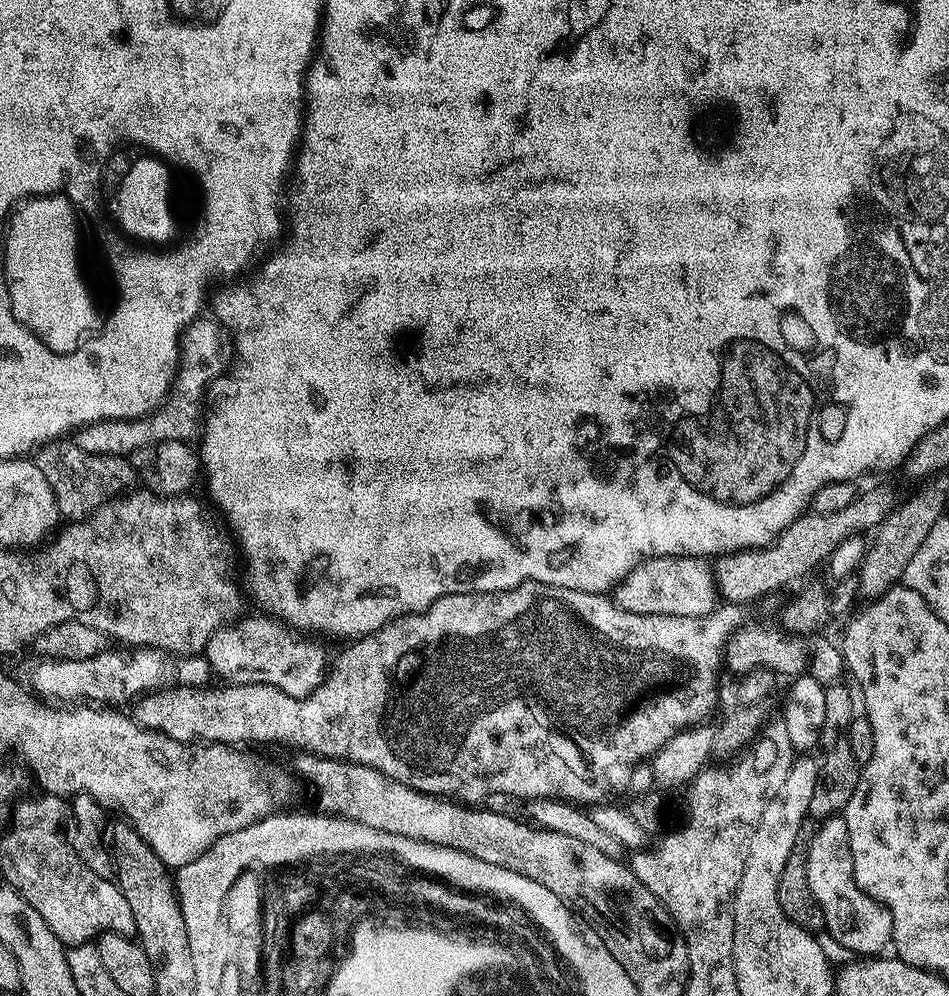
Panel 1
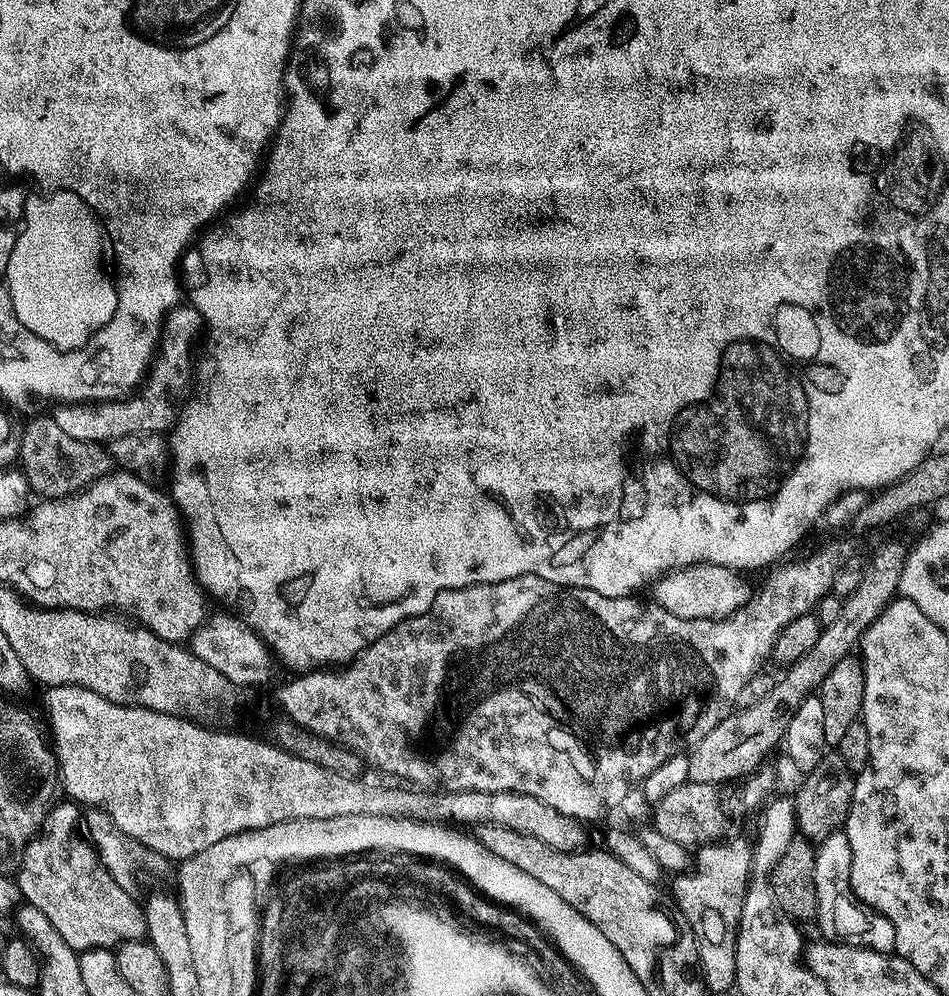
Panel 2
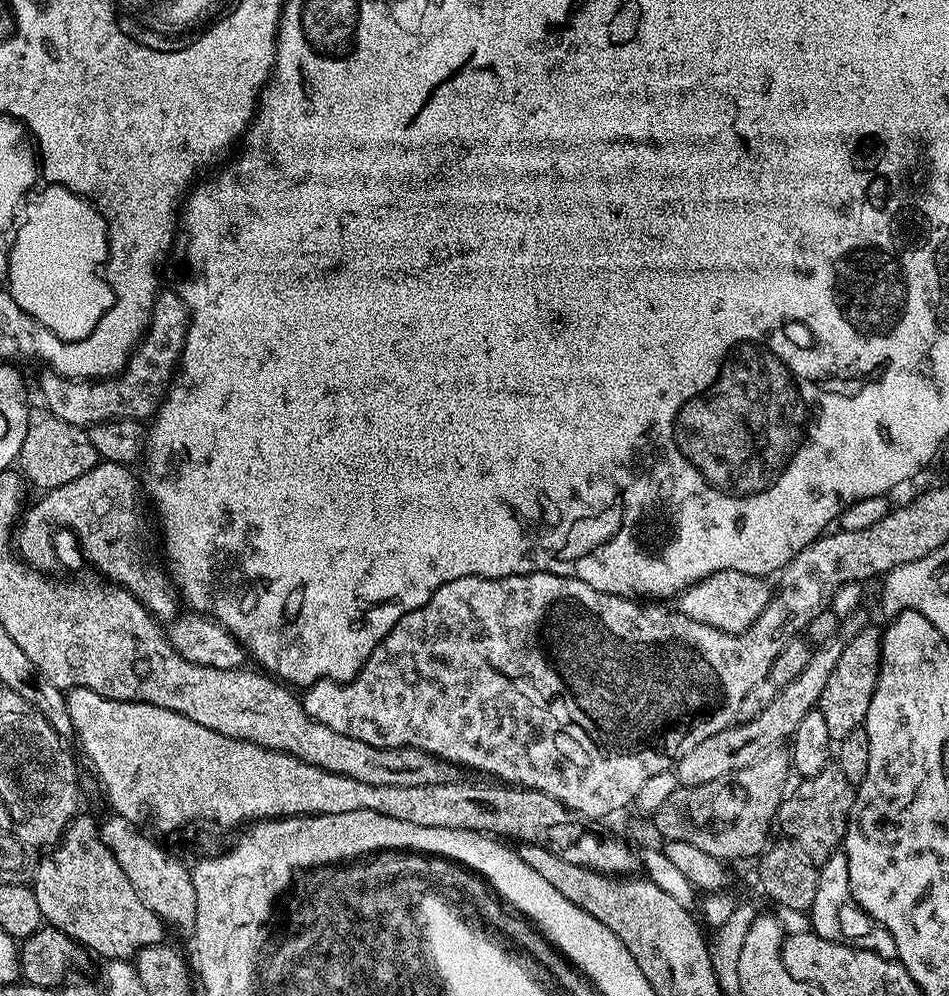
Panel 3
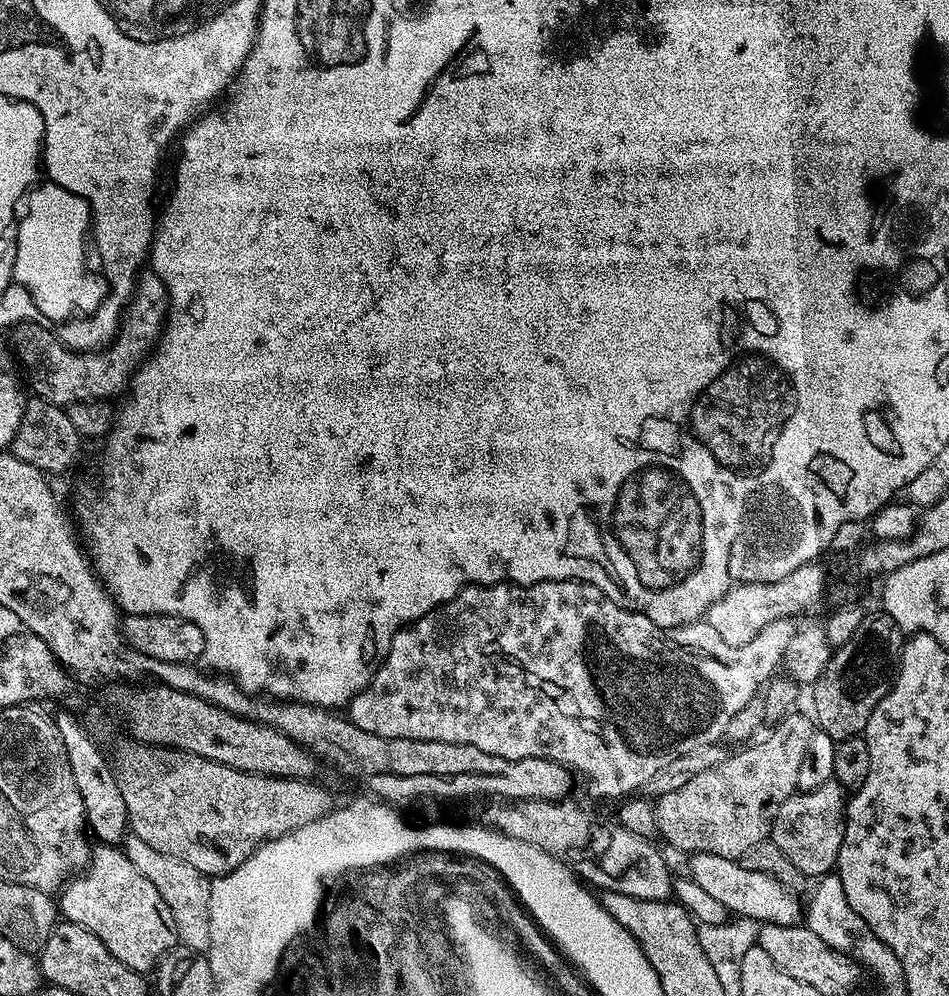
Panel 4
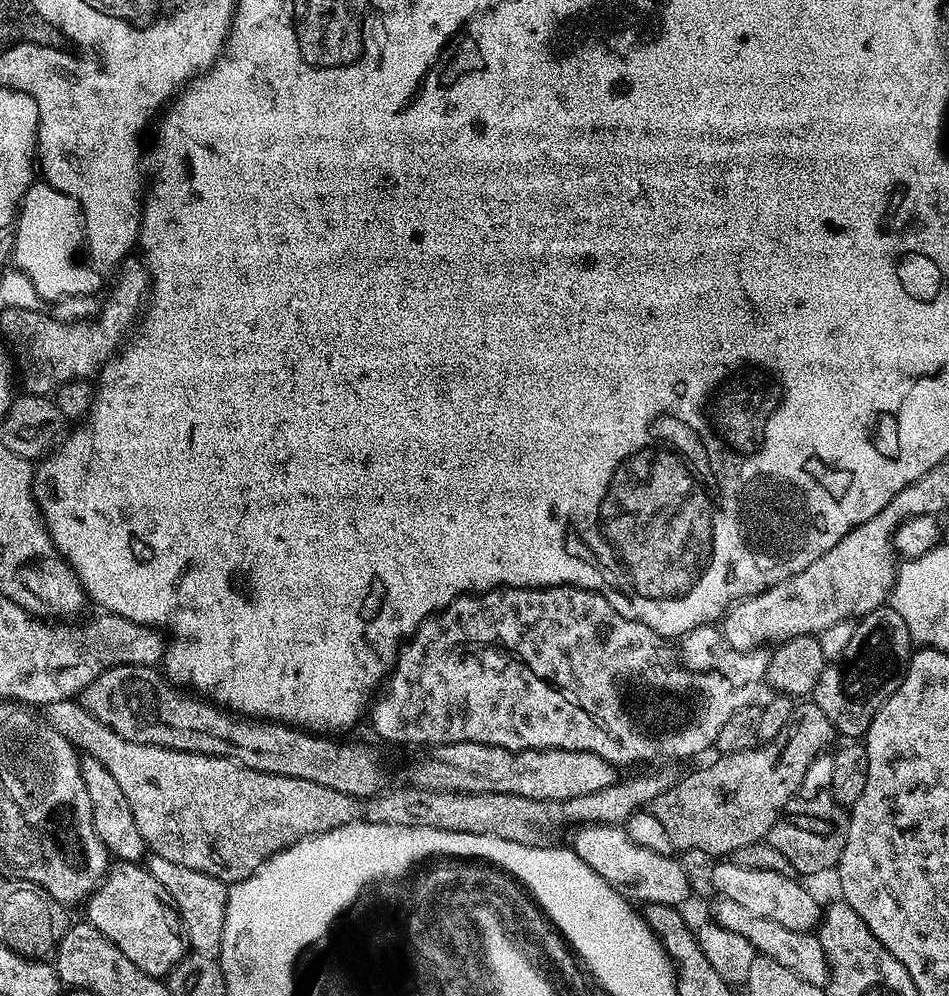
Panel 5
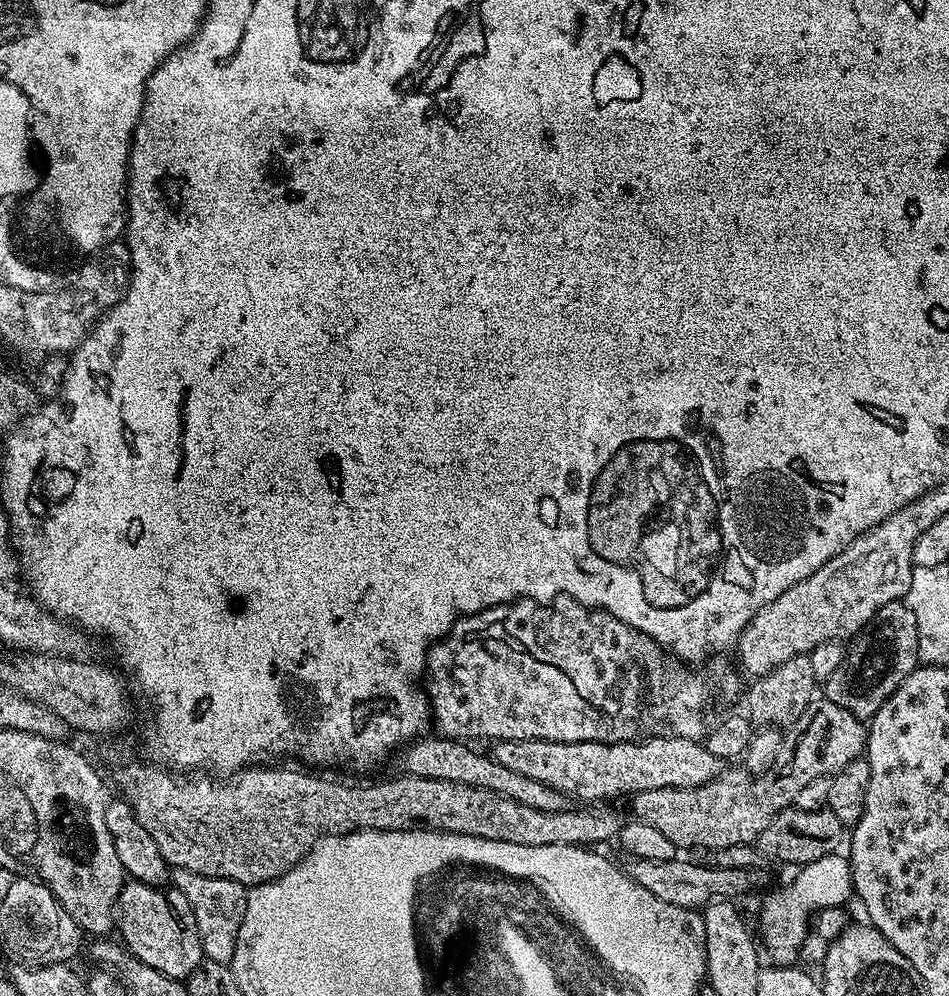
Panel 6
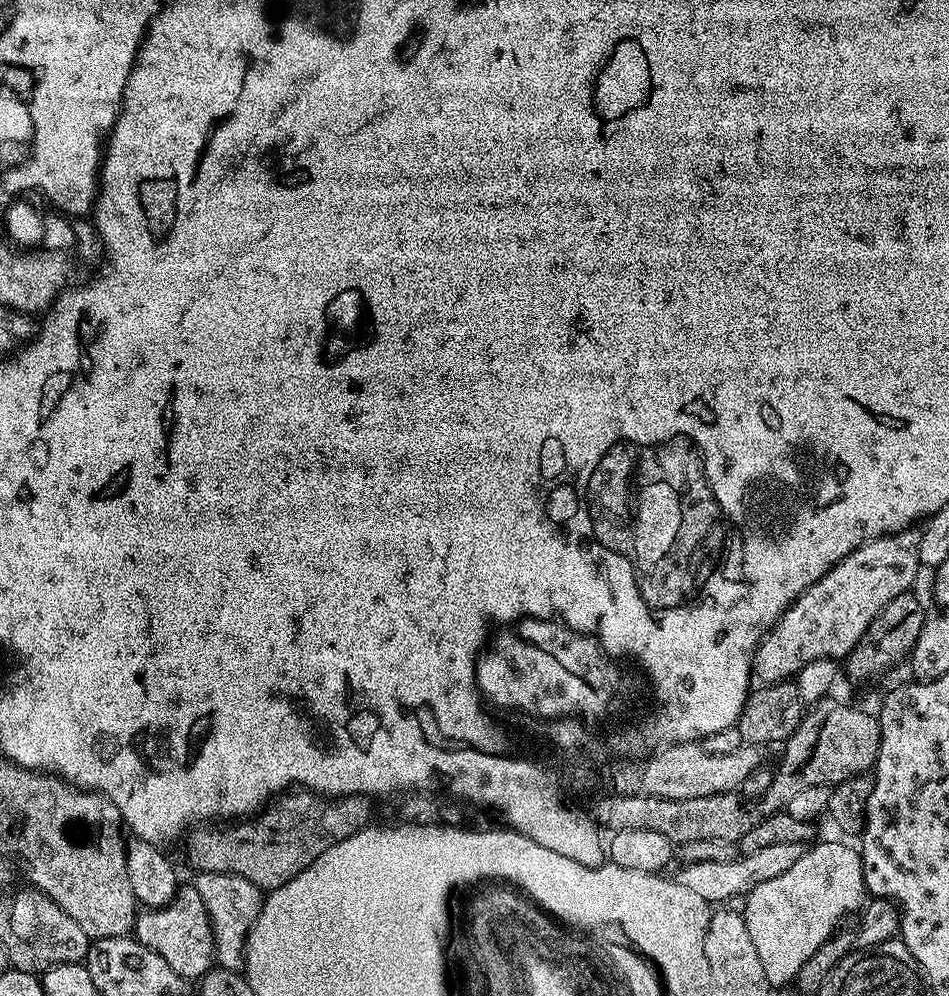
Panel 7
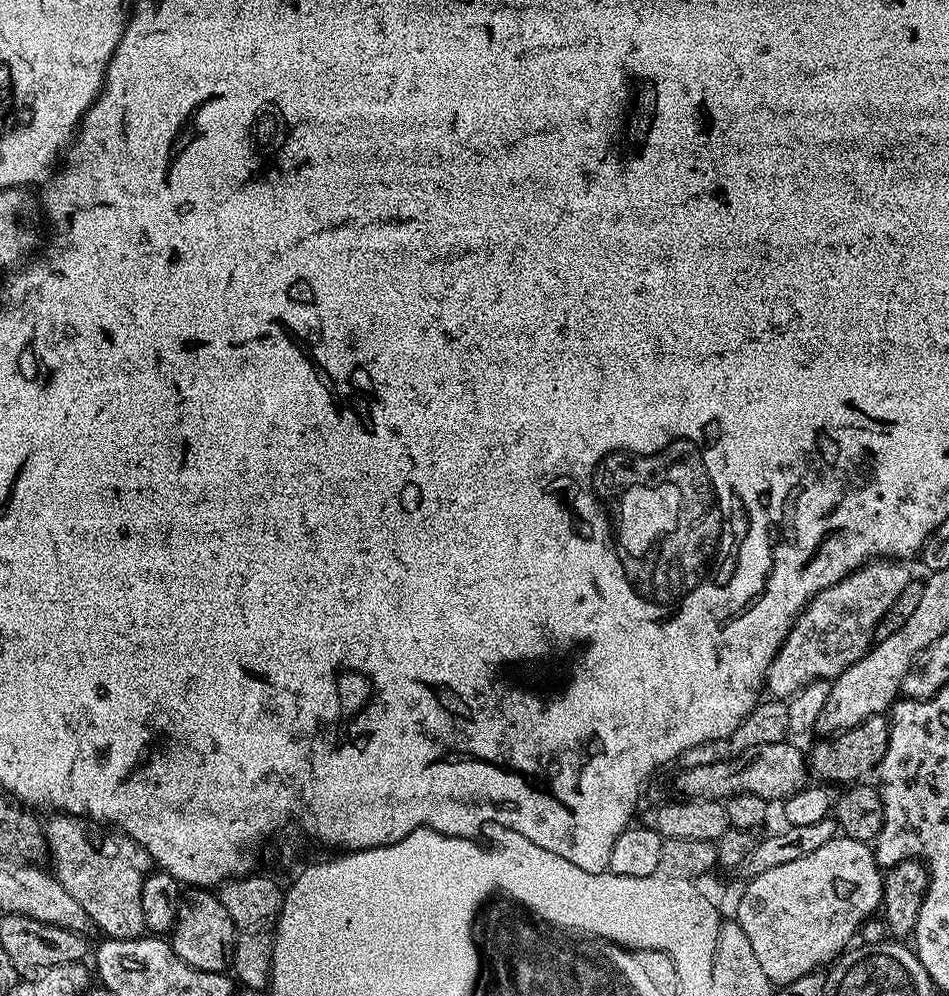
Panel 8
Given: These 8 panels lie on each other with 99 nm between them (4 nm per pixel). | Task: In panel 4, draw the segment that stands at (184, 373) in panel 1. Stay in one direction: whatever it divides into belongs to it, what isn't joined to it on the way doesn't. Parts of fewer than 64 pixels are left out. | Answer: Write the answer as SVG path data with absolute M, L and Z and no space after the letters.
M144 270L141 271L132 298L128 301L126 319L121 323L120 330L116 333L116 339L107 348L101 348L95 352L74 352L60 343L55 331L47 332L48 328L45 325L31 323L16 324L11 329L10 347L19 367L24 372L28 371L27 387L29 389L32 387L36 391L35 395L48 404L69 406L92 401L111 401L112 396L118 395L120 391L123 393L131 385L133 377L143 367L145 361L155 353L168 318L168 309L171 306L166 282L162 282L162 278L158 278L156 272Z

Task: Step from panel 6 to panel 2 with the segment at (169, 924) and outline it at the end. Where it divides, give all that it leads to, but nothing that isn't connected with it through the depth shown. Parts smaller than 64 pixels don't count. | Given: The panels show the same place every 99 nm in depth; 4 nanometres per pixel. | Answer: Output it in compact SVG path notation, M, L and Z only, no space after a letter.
M72 802L60 803L53 803L44 825L18 857L14 879L21 897L50 918L50 926L77 954L87 948L112 950L127 940L144 940L147 926L141 901L122 890L96 857L82 835L81 809Z

